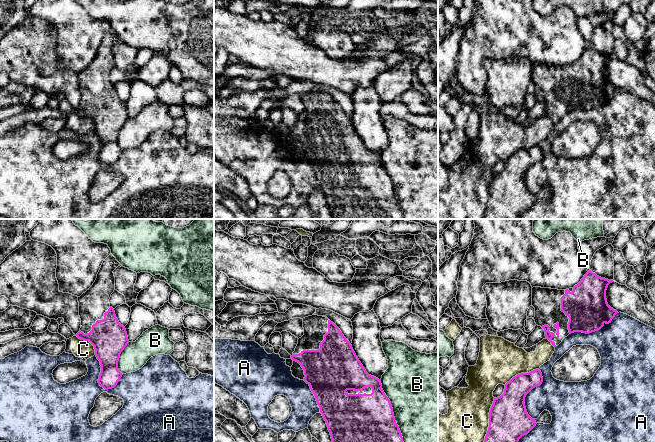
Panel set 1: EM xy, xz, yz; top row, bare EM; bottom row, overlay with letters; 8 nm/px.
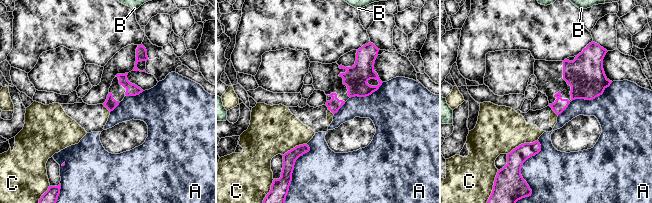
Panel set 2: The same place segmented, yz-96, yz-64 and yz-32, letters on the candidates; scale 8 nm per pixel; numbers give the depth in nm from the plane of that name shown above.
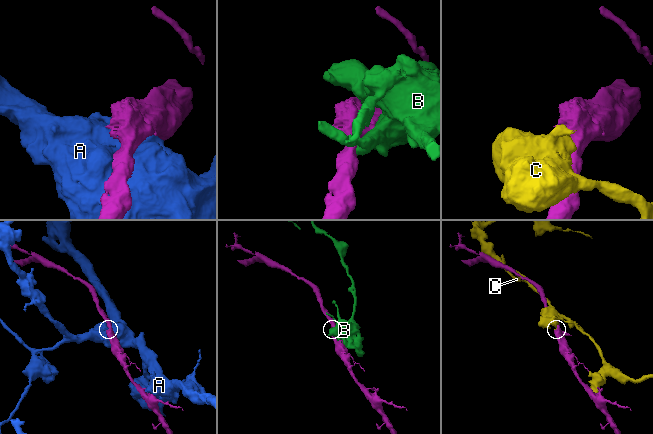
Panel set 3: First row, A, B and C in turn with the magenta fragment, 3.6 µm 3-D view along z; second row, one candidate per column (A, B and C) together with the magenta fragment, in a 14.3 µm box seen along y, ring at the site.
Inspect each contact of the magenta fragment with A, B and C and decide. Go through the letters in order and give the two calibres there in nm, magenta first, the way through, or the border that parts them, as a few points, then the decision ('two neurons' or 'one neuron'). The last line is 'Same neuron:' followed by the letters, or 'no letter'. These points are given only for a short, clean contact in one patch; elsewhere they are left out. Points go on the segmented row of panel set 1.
A: 220 nm thick on the magenta side, 280 nm on the other; two neurons
B: 380 nm thick on the magenta side, 480 nm on the other; two neurons
C: 320 nm thick on the magenta side, 340 nm on the other; two neurons
Same neuron: no letter

